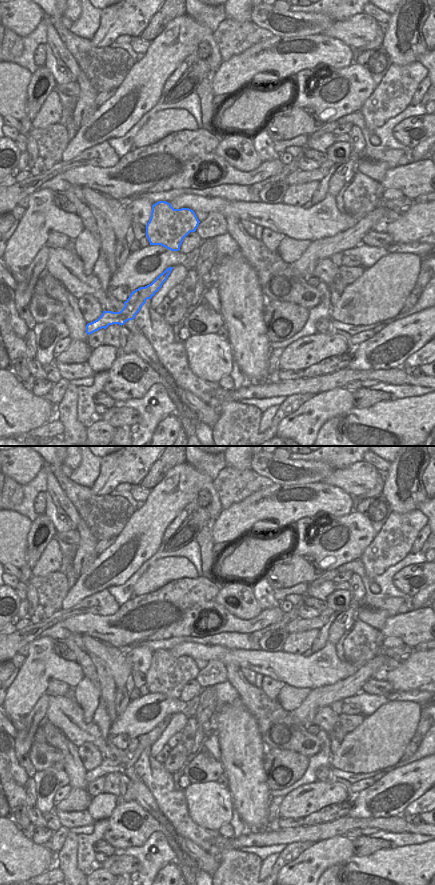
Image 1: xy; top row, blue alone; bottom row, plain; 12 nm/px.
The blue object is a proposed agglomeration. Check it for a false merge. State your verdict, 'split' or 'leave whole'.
split

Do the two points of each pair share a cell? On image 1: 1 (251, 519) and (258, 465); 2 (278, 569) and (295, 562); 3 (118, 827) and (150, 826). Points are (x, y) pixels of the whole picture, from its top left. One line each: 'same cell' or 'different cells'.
1: different cells
2: same cell
3: same cell

